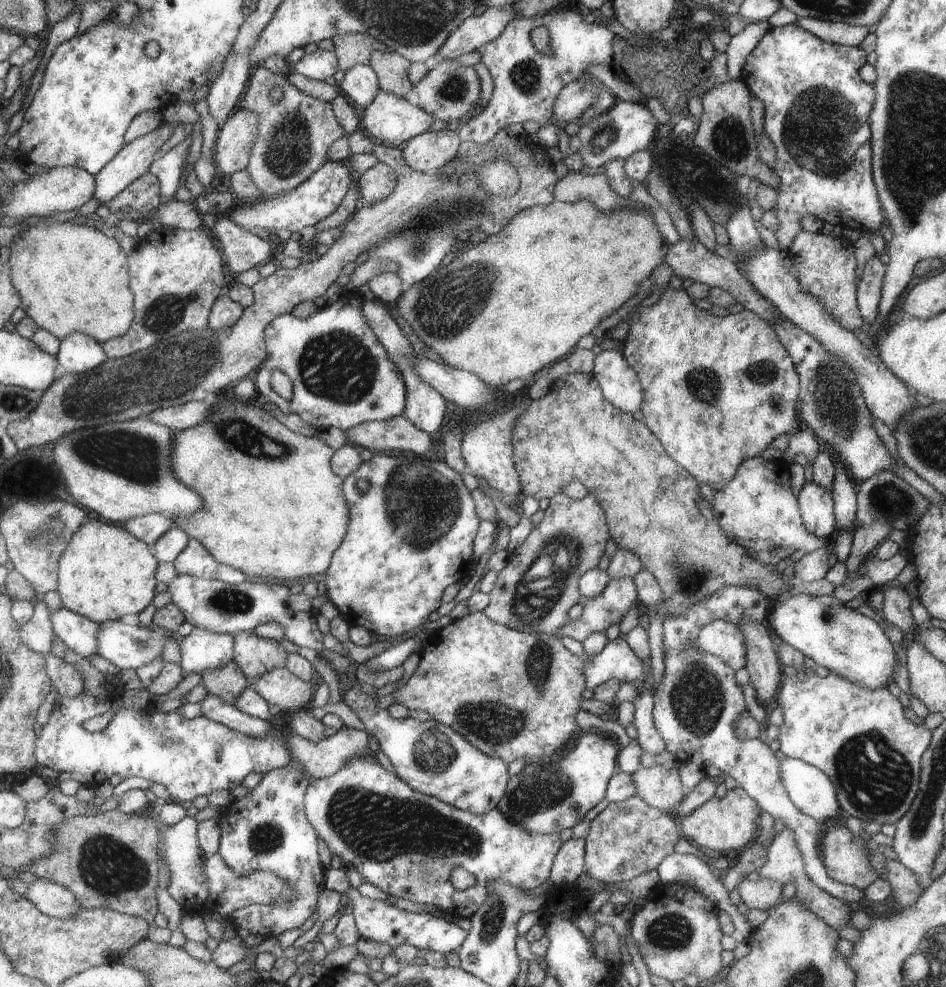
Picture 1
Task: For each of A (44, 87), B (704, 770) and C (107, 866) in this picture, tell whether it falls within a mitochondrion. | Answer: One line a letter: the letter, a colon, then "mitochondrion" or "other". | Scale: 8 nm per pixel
A: other
B: other
C: mitochondrion

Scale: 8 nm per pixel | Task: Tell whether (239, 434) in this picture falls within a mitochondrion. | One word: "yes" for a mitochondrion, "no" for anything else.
yes

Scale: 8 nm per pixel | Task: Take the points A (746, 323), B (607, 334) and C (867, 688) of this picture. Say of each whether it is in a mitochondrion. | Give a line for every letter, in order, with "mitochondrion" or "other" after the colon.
A: other
B: other
C: other

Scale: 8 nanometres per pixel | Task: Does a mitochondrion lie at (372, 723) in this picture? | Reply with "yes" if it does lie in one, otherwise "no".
no

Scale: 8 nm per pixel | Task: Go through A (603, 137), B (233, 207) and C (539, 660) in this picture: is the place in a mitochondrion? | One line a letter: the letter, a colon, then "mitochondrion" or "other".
A: mitochondrion
B: other
C: mitochondrion

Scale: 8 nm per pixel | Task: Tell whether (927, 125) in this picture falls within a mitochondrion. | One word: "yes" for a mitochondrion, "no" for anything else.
yes

